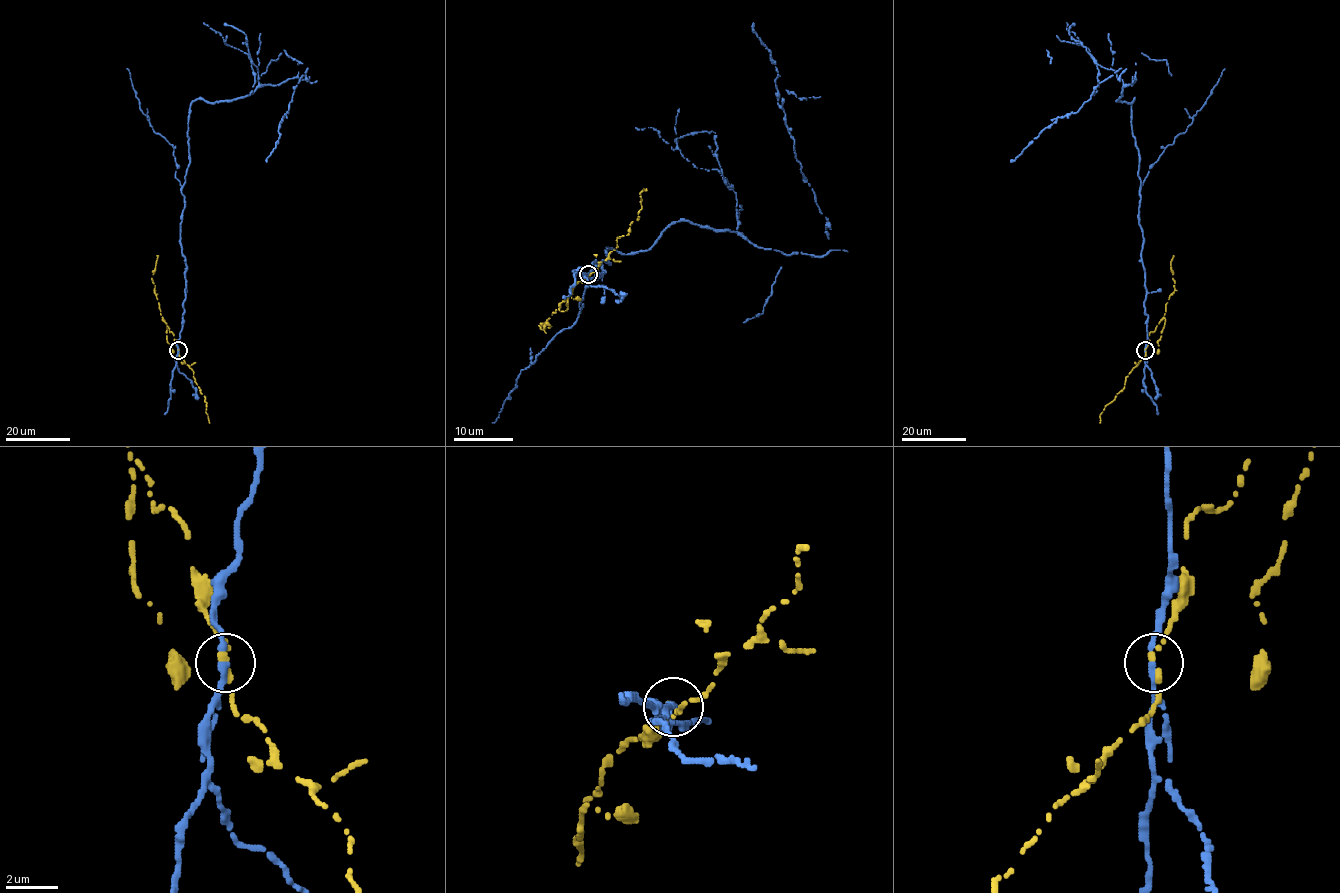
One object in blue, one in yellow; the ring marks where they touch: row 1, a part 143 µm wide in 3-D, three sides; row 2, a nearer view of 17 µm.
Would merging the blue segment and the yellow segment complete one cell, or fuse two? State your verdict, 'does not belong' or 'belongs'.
does not belong

